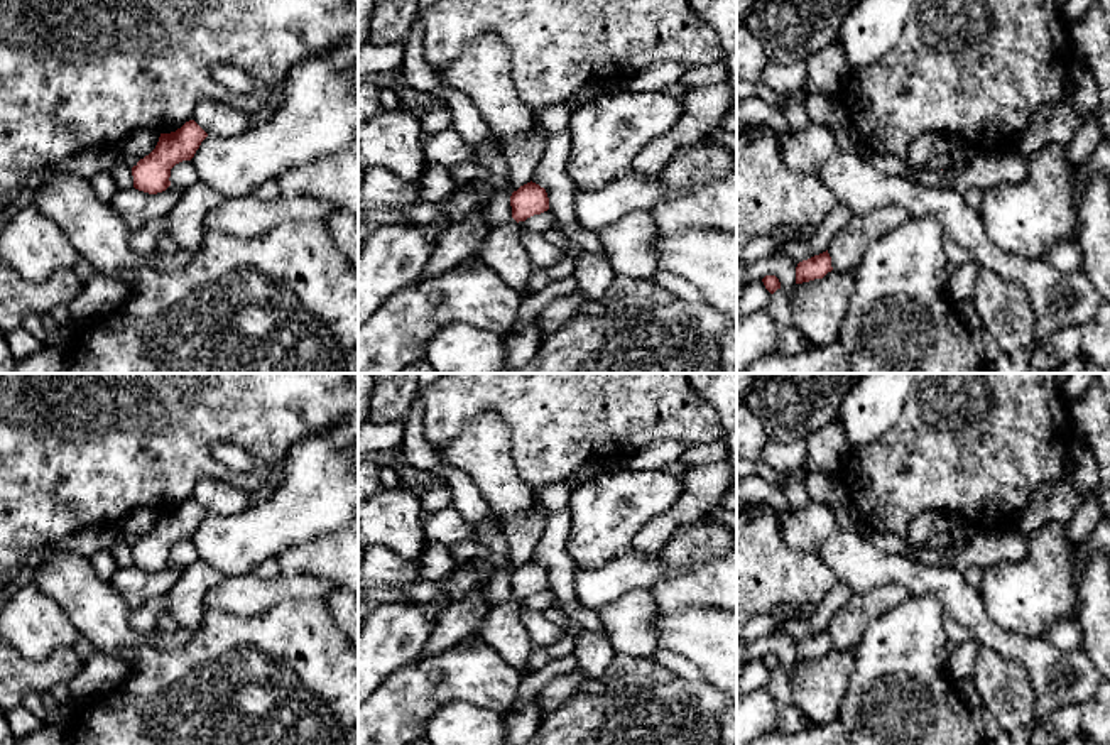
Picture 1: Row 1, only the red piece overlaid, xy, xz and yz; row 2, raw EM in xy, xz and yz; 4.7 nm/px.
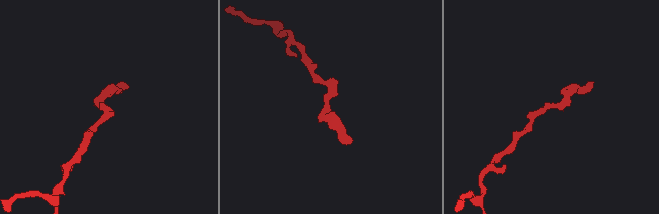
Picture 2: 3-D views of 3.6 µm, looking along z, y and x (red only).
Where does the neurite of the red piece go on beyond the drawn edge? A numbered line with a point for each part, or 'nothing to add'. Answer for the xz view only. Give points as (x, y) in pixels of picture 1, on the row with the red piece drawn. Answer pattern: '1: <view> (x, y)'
1: xz (502, 250)

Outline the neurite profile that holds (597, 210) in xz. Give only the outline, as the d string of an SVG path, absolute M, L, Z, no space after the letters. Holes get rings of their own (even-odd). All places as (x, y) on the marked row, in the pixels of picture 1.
M630 169L600 189L576 191L576 226L600 237L603 230L627 215L652 211L683 193L671 191L661 176L644 176Z

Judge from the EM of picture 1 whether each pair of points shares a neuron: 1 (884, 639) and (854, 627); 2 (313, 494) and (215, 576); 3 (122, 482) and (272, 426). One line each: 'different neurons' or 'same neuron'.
1: different neurons
2: different neurons
3: same neuron

